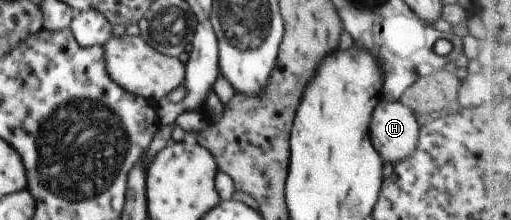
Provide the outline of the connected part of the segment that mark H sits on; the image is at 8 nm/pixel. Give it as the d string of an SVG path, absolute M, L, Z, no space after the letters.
M381 97L372 114L370 139L383 162L395 165L415 152L420 135L415 117L408 106Z

